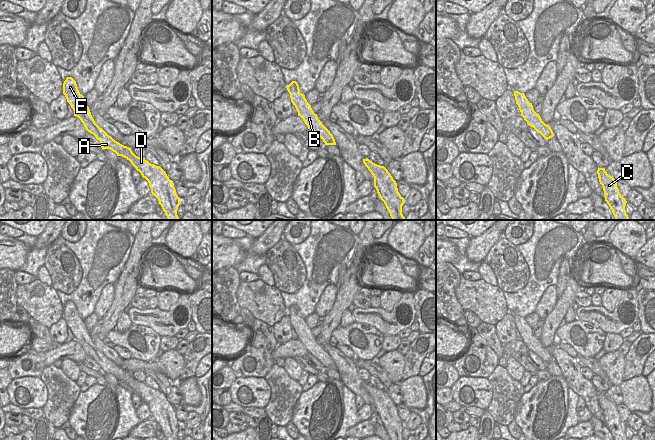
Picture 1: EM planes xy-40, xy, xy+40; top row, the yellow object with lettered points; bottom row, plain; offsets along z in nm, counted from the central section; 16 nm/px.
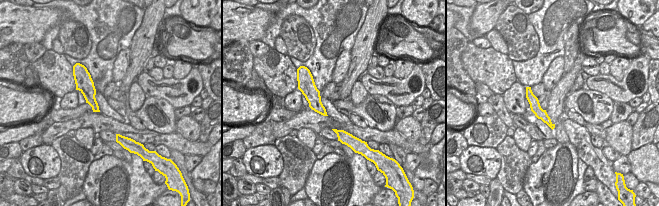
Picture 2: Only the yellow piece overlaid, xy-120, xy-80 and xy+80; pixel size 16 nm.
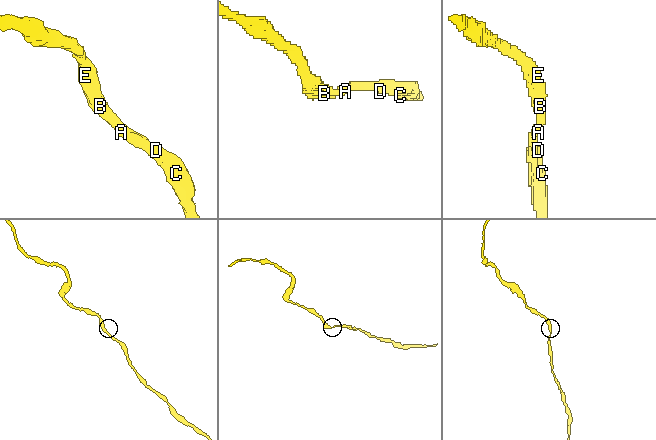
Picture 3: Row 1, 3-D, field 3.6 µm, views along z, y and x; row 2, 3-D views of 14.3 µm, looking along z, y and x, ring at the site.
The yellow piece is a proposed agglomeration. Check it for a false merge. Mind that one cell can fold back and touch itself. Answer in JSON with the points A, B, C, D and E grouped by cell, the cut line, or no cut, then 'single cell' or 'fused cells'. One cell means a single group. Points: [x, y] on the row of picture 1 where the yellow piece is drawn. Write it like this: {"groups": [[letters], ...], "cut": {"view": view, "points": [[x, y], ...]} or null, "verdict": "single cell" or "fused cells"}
{"groups": [["A", "B", "C", "D", "E"]], "cut": null, "verdict": "single cell"}

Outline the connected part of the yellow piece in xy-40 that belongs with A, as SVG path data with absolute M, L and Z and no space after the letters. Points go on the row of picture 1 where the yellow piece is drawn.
M67 77L63 83L63 94L74 111L74 115L83 123L85 129L100 141L103 149L110 149L129 160L131 164L145 178L151 188L151 193L158 199L163 211L169 220L180 220L177 215L181 203L174 183L169 179L166 172L160 167L149 163L145 158L136 156L131 148L120 144L109 136L94 121L84 96L79 92L76 81Z

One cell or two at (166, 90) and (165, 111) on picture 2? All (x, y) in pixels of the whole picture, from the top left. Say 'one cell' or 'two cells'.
two cells

